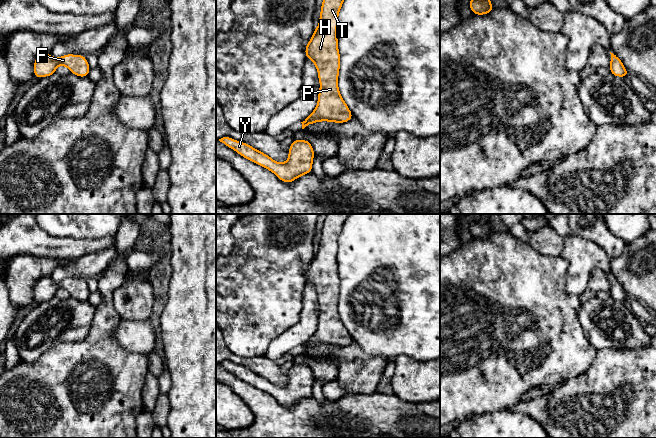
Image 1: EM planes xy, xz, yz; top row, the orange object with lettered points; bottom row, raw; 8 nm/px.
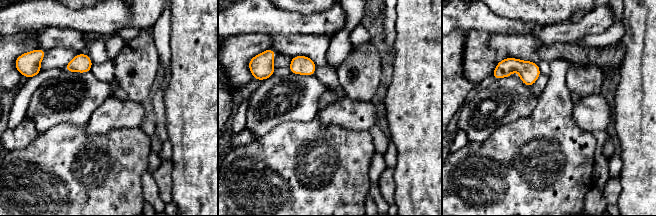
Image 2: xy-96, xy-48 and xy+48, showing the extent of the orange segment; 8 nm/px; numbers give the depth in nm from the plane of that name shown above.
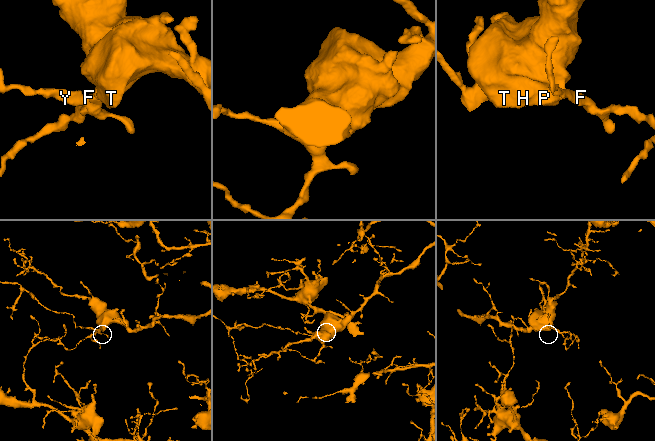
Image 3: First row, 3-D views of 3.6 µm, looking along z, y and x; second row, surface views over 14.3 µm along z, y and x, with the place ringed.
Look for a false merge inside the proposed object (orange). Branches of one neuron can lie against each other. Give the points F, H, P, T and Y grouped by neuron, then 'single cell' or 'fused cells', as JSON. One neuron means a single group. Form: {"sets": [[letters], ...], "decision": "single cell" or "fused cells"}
{"sets": [["F", "H", "P", "T", "Y"]], "decision": "single cell"}

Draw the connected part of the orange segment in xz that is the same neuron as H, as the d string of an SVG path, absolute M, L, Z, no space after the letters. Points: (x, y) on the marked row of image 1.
M323 0L319 25L305 48L306 58L310 59L318 70L320 90L317 106L301 122L302 129L320 121L345 123L353 118L338 88L340 53L336 32L343 1Z

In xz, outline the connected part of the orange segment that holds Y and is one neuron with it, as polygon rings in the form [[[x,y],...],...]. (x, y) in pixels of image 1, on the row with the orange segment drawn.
[[[223,137],[219,141],[246,159],[272,171],[285,183],[291,183],[300,176],[312,172],[314,150],[309,141],[294,140],[289,147],[289,157],[285,163],[275,162],[271,157],[250,145],[229,137]]]

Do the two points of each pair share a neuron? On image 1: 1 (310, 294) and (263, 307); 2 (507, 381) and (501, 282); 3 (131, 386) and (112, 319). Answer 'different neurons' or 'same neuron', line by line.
1: different neurons
2: same neuron
3: same neuron

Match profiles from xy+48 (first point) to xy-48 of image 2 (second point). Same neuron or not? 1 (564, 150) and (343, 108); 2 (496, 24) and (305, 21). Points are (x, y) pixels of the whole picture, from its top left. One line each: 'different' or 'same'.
1: different
2: same

